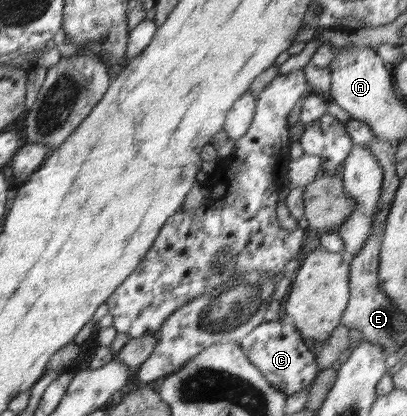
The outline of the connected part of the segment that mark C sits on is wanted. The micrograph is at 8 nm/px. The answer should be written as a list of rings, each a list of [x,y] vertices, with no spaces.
[[[275,318],[255,327],[241,342],[242,351],[250,361],[257,365],[270,384],[281,389],[287,397],[310,386],[318,372],[316,354],[306,345],[301,332],[294,327],[293,322]]]

